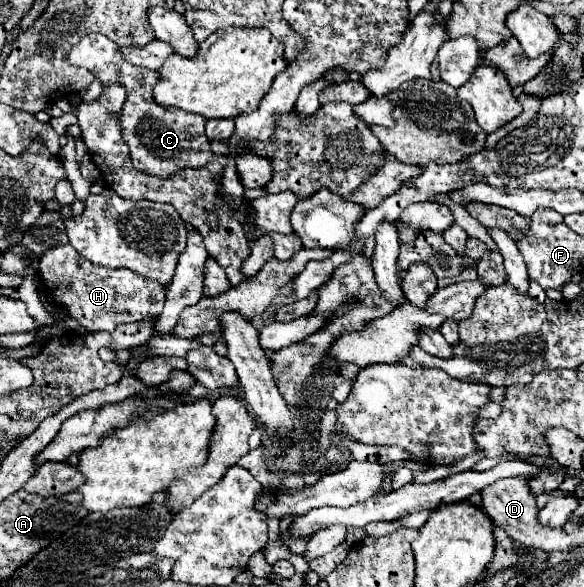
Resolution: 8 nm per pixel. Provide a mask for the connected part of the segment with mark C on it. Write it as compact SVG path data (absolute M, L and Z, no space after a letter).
M88 35L78 45L72 47L68 61L76 67L84 67L92 71L92 75L102 83L102 87L118 83L126 87L128 97L118 113L118 121L122 127L122 137L130 147L132 165L152 177L168 179L182 169L196 169L210 161L210 141L204 135L204 117L196 113L184 113L182 109L164 109L152 101L152 87L158 81L158 73L150 69L136 69L124 61L118 45L104 35Z

